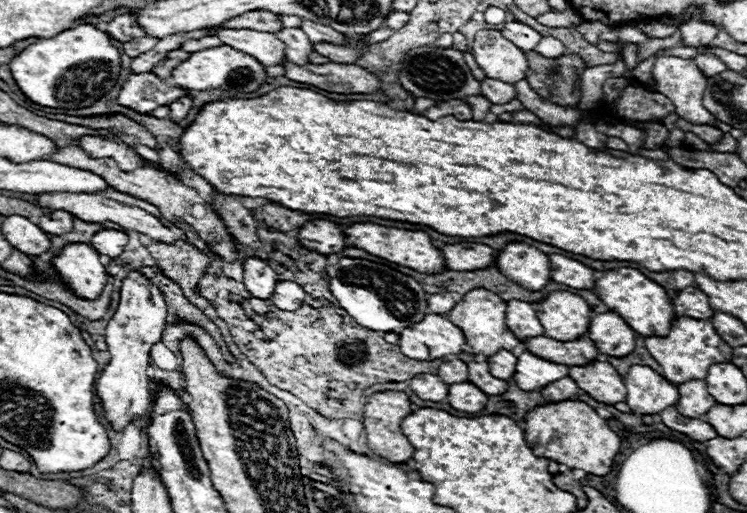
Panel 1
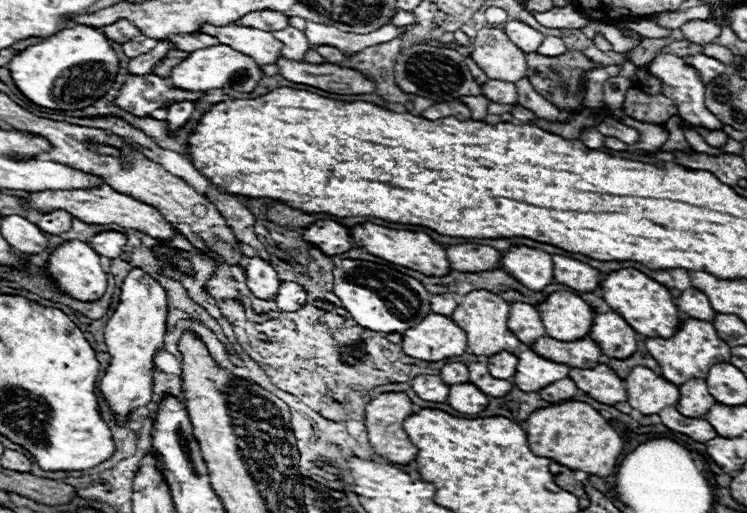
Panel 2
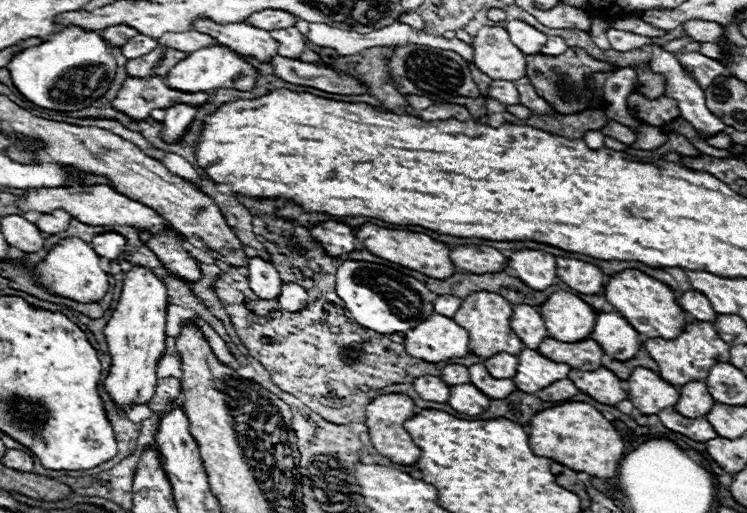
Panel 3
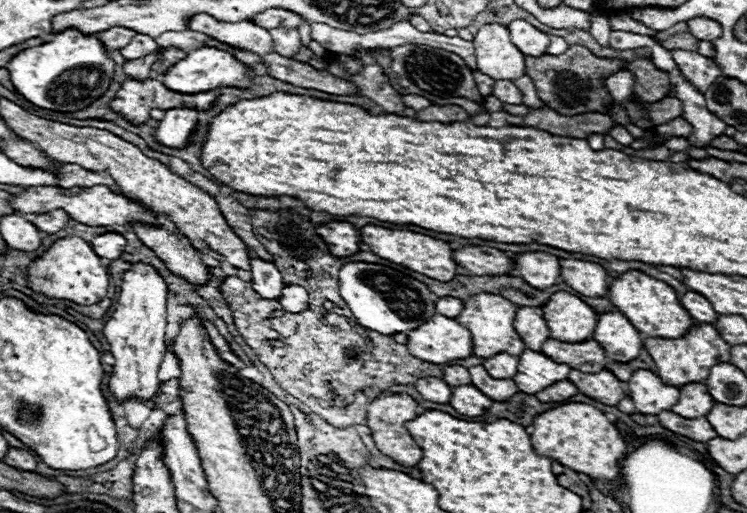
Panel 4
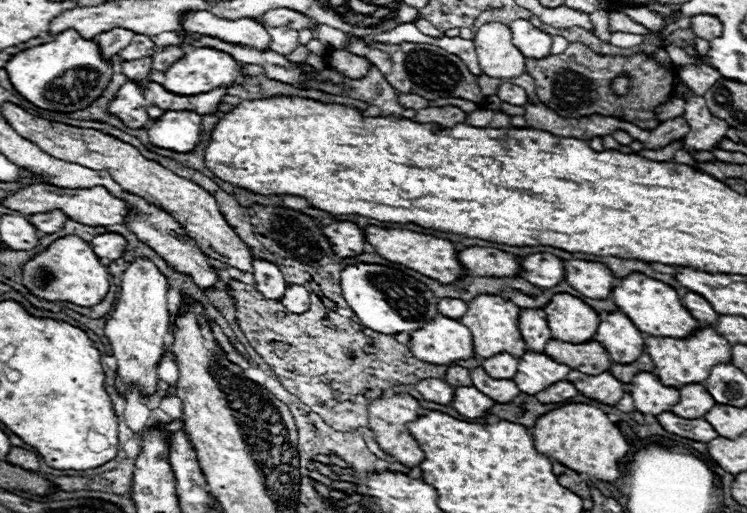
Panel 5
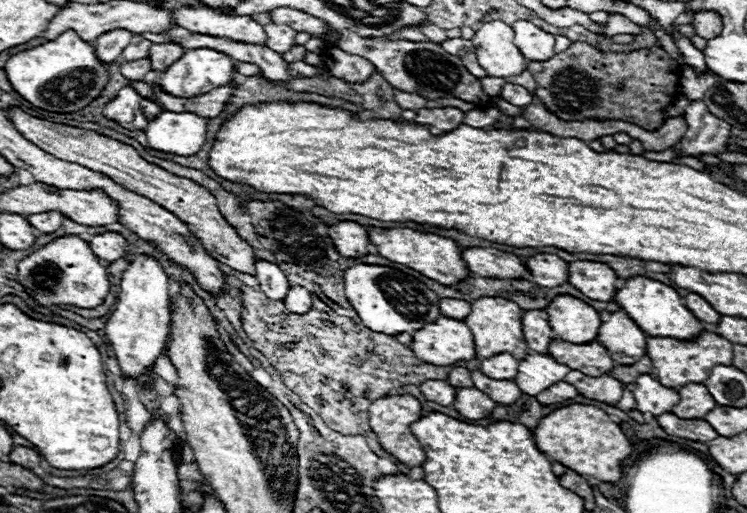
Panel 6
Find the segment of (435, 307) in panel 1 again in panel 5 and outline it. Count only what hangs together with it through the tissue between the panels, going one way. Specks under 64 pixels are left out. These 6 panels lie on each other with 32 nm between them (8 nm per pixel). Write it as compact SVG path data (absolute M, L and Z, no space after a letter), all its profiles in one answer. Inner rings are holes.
M442 298L438 302L438 312L442 316L448 316L448 318L454 318L458 320L460 316L464 316L468 310L468 304L464 300L454 300L454 298Z

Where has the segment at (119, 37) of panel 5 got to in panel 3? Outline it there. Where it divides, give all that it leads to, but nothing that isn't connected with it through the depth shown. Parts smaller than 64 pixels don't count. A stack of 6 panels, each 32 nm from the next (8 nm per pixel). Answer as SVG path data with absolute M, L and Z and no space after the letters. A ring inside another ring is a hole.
M118 26L118 28L104 28L102 30L102 38L110 44L110 46L122 46L126 44L130 38L134 38L138 32L134 32L134 28L128 26Z

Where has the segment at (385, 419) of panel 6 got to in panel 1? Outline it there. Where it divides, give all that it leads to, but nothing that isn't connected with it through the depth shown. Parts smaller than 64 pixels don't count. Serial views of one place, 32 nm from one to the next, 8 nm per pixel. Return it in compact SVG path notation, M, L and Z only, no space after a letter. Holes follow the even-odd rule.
M378 392L368 398L368 404L364 406L364 430L366 430L368 446L374 450L374 454L396 464L404 464L414 456L414 446L400 430L400 422L408 414L412 414L412 410L414 404L408 400L404 392Z

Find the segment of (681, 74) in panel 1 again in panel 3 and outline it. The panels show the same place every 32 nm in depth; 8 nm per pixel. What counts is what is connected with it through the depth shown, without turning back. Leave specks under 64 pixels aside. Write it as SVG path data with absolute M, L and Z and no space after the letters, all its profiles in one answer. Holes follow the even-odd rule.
M652 46L652 70L666 76L666 96L678 100L680 104L680 118L690 122L696 128L700 138L710 138L718 132L724 132L726 124L718 120L704 102L704 92L700 86L682 70L678 60L662 50L660 46Z

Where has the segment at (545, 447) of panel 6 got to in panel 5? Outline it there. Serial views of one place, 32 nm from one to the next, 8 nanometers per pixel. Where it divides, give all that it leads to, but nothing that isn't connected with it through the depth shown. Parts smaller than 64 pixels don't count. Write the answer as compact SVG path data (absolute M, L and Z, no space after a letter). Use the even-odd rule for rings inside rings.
M566 404L544 414L538 418L538 424L530 428L530 434L540 454L554 458L578 474L588 474L604 482L614 482L622 476L620 462L630 452L630 446L620 428L608 420L606 412L588 404Z

